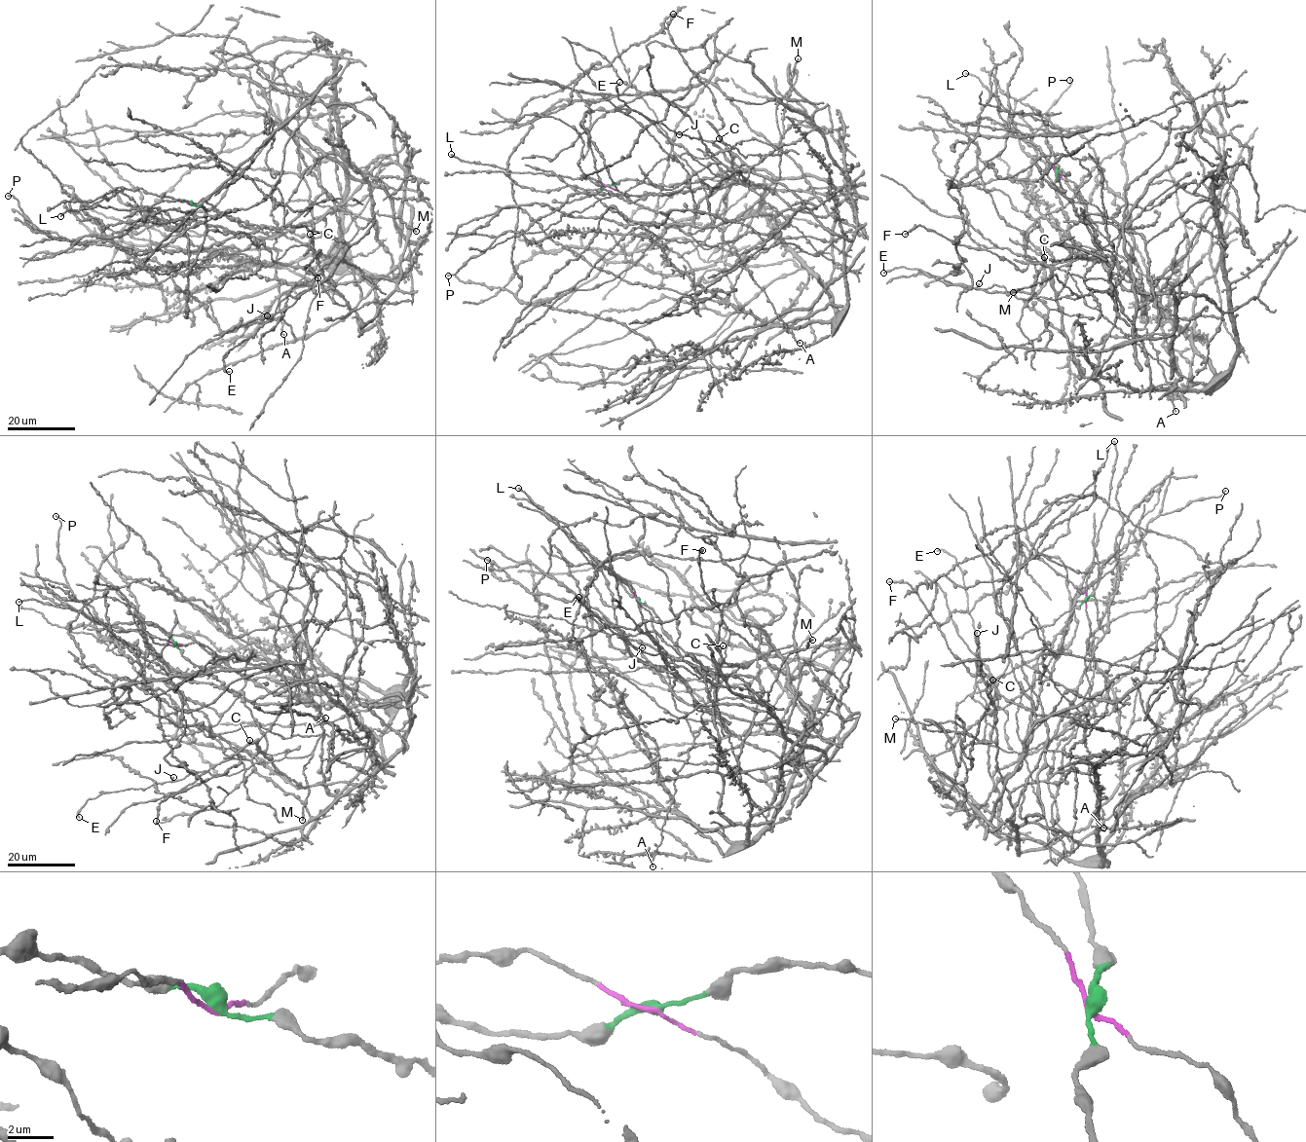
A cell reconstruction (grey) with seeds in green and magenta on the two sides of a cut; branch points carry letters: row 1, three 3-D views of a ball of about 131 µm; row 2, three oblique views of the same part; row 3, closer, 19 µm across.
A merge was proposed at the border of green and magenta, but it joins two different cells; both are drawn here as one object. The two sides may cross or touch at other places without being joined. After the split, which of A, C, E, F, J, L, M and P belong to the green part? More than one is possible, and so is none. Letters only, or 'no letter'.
C, F, P

